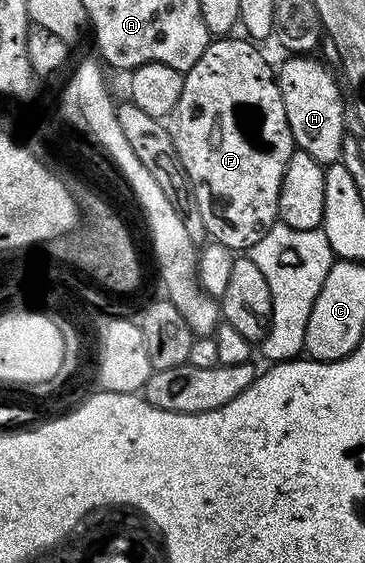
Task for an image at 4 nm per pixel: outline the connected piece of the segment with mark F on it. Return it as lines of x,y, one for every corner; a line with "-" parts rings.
215,40
207,47
207,51
201,56
197,64
193,64
191,70
183,74
183,87
181,88
181,100
175,105
173,119
173,133
175,136
175,147
177,156
181,156
181,164
185,164
185,172
191,181
191,192
197,200
197,208
201,212
201,220
205,224
208,235
214,241
220,242
222,246
227,246
232,252
247,252
252,246
256,246
279,222
279,193
281,192
281,180
285,176
285,168
289,164
289,156
293,156
296,144
293,136
289,132
289,120
285,120
285,104
279,91
277,74
274,69
267,67
267,62
263,59
263,54
259,50
254,50
250,41
227,42
231,40

